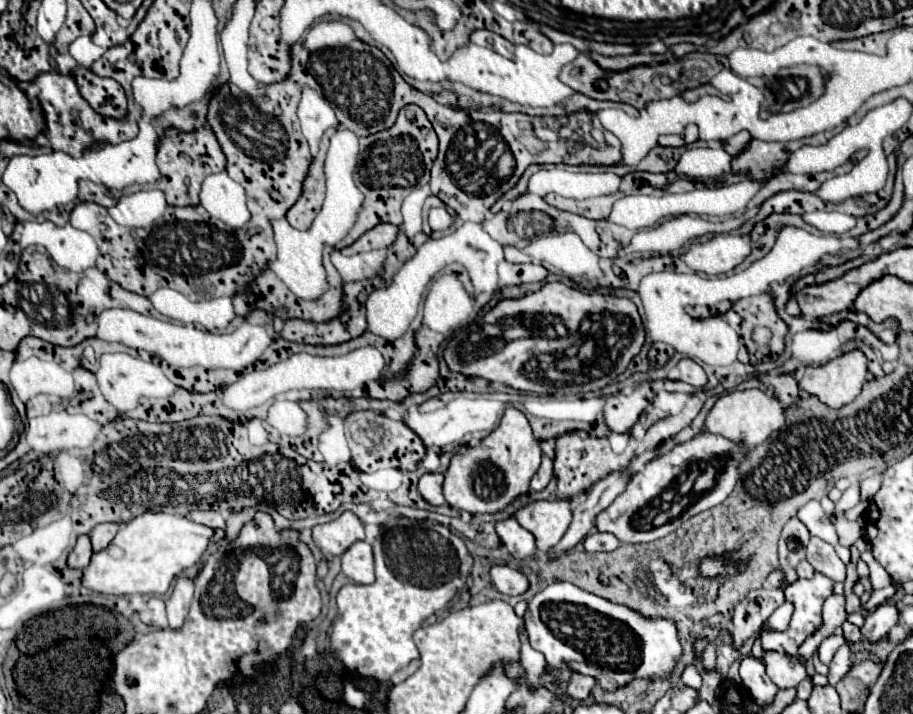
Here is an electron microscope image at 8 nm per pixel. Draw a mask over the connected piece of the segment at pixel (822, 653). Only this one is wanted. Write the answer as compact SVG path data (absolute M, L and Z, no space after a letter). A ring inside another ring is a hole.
M833 635L825 639L818 648L820 660L825 664L827 664L827 662L831 662L835 651L843 644L848 644L843 635Z

